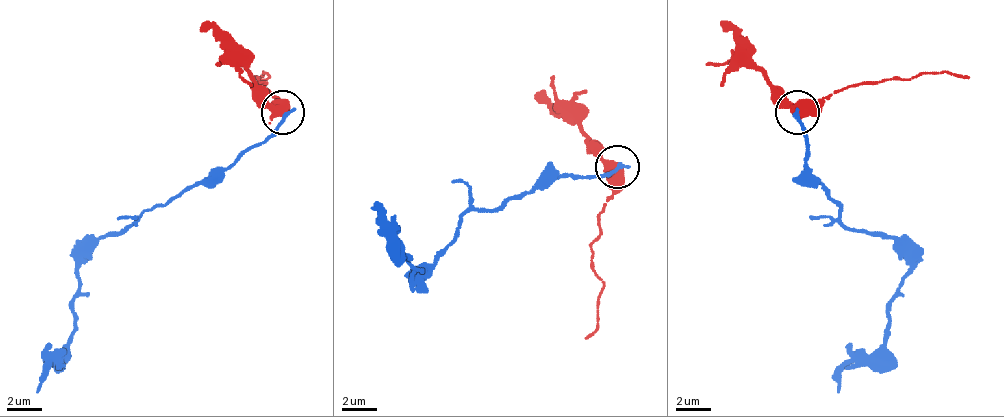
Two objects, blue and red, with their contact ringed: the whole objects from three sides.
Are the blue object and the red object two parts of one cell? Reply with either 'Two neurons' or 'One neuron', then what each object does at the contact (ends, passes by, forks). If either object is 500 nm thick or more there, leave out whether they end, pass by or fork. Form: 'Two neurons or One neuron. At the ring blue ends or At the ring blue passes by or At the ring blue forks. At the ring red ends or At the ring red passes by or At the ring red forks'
Two neurons

